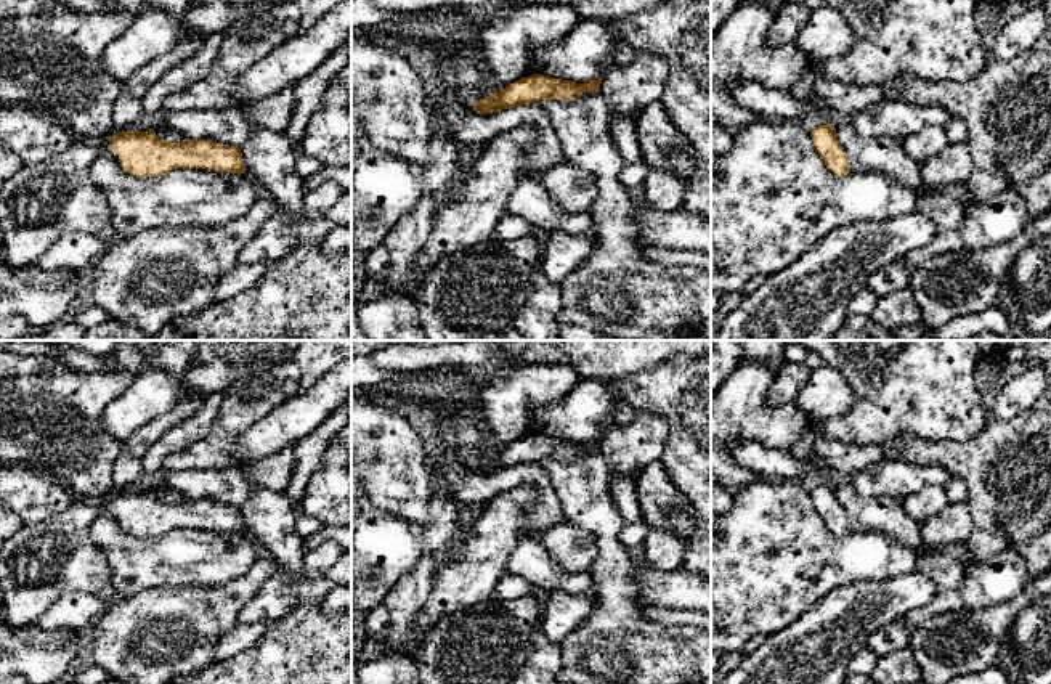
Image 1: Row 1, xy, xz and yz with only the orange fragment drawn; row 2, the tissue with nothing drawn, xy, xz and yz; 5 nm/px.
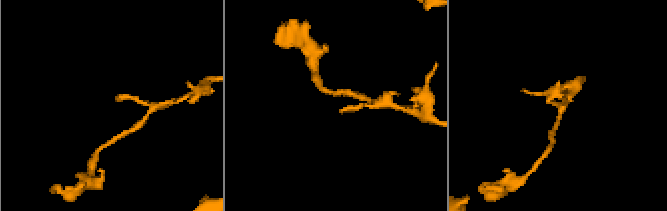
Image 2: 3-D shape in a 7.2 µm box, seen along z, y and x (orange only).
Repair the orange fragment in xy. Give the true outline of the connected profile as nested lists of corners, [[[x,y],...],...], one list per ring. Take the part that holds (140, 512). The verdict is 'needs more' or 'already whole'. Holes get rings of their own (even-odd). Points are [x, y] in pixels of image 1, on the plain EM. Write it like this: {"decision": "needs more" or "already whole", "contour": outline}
{"decision": "needs more", "contour": [[[154,488],[146,491],[117,491],[99,506],[99,512],[109,512],[120,522],[122,528],[133,536],[159,536],[175,528],[205,528],[213,531],[246,533],[246,522],[241,507],[217,503],[212,499],[189,499],[170,503],[160,499]]]}

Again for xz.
{"decision": "already whole", "contour": [[[533,434],[480,459],[473,470],[480,474],[493,474],[515,466],[531,462],[539,464],[542,459],[570,461],[582,453],[600,451],[602,438],[603,437],[576,443],[571,440]]]}

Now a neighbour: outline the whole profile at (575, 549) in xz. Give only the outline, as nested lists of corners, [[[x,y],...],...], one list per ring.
[[[570,520],[539,533],[538,541],[563,572],[587,572],[599,554],[595,536]]]

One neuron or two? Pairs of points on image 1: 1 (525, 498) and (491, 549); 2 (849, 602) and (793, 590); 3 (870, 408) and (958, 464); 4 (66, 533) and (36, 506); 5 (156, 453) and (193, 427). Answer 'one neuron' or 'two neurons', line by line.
1: one neuron
2: two neurons
3: two neurons
4: two neurons
5: one neuron

